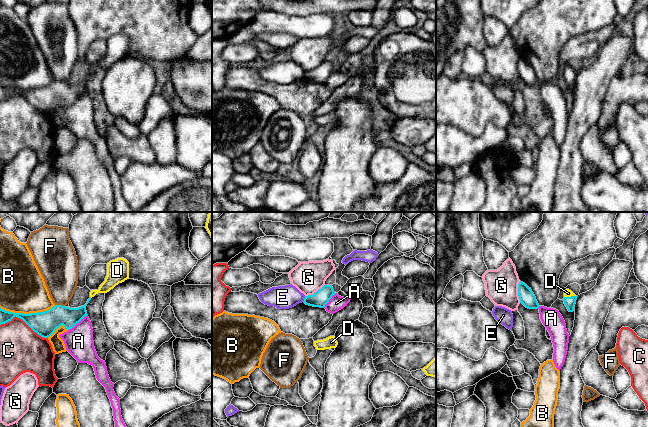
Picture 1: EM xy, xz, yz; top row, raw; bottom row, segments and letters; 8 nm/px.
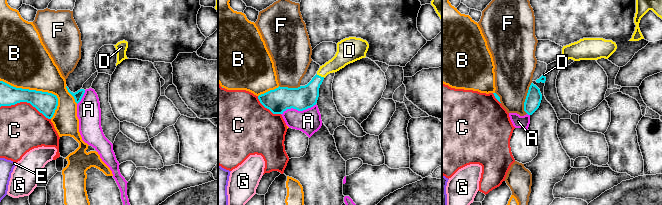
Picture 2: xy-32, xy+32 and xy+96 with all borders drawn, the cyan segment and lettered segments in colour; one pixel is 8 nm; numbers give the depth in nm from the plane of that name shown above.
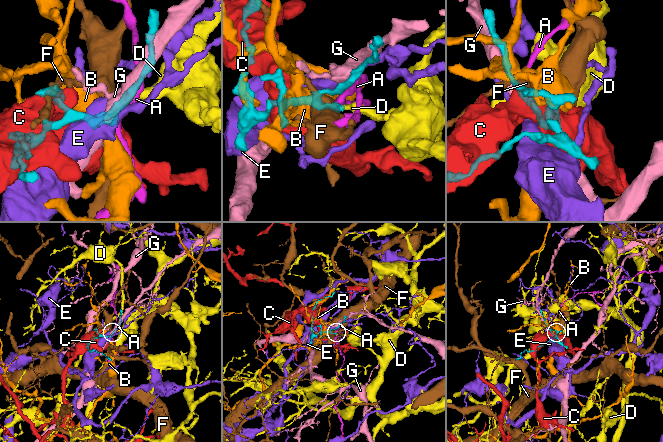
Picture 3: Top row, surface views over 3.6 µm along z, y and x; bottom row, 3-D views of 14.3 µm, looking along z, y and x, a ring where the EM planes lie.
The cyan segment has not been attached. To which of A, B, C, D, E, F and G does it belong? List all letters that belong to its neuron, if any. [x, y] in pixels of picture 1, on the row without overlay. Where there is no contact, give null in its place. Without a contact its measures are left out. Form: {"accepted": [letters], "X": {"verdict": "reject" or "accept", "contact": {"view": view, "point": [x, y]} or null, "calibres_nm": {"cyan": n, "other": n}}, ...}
{"accepted": ["D"], "A": {"verdict": "reject", "contact": {"view": "xy", "point": [77, 98]}, "calibres_nm": {"cyan": 190, "other": 220}}, "B": {"verdict": "reject", "contact": {"view": "xy", "point": [27, 90]}, "calibres_nm": {"cyan": 190, "other": 360}}, "C": {"verdict": "reject", "contact": {"view": "xy", "point": [24, 97]}, "calibres_nm": {"cyan": 190, "other": 360}}, "D": {"verdict": "accept", "contact": {"view": "yz", "point": [569, 73]}, "calibres_nm": {"cyan": 90, "other": 60}}, "E": {"verdict": "reject", "contact": {"view": "xz", "point": [304, 75]}, "calibres_nm": {"cyan": 130, "other": 190}}, "F": {"verdict": "reject", "contact": {"view": "xy", "point": [60, 81]}, "calibres_nm": {"cyan": 190, "other": 280}}, "G": {"verdict": "reject", "contact": {"view": "yz", "point": [518, 68]}, "calibres_nm": {"cyan": 120, "other": 260}}}

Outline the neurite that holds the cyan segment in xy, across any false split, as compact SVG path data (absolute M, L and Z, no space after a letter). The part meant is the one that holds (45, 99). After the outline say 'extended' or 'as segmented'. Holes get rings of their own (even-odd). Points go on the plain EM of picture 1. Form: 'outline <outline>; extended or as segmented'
outline M91 74L84 82L78 84L55 81L47 87L30 90L14 89L0 84L0 101L11 97L16 92L22 95L38 111L48 114L61 101L70 106L87 92L86 82L90 76Z; as segmented

